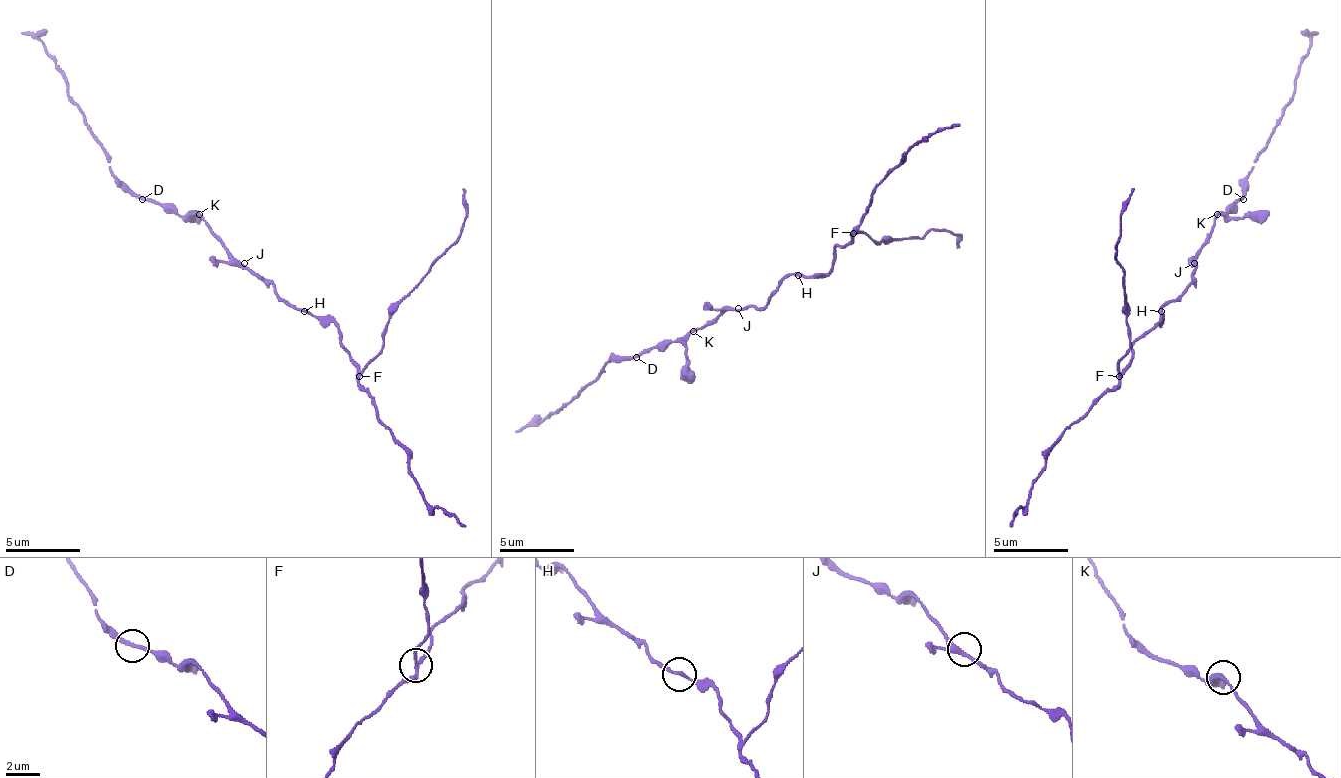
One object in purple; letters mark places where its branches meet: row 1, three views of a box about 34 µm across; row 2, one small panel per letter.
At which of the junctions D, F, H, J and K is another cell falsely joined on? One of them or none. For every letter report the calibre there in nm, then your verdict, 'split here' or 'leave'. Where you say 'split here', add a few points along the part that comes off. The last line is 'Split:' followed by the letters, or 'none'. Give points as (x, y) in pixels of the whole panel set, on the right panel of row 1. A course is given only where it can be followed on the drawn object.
D: calibre 200 nm; leave
F: calibre 200 nm; split here; course (1119, 375), (1119, 360), (1131, 349), (1116, 259), (1119, 210), (1134, 188)
H: calibre 180 nm; leave
J: calibre 220 nm; leave
K: calibre 190 nm; leave
Split: F

